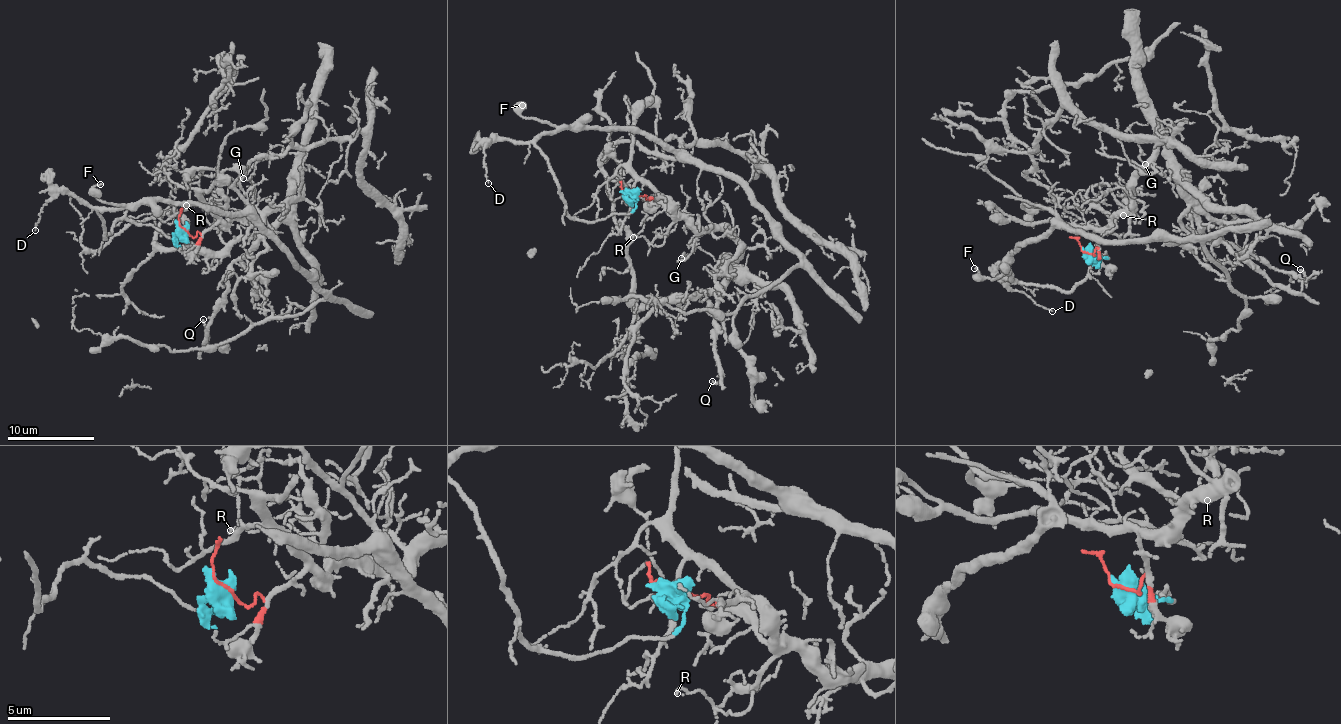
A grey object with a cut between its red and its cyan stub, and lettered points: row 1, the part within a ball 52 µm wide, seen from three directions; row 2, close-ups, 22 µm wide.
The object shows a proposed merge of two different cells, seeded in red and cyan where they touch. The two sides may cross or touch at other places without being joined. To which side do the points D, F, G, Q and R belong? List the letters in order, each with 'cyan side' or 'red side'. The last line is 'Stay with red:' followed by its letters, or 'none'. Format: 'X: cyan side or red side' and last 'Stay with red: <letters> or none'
D: cyan side
F: cyan side
G: red side
Q: red side
R: red side
Stay with red: G, Q, R

